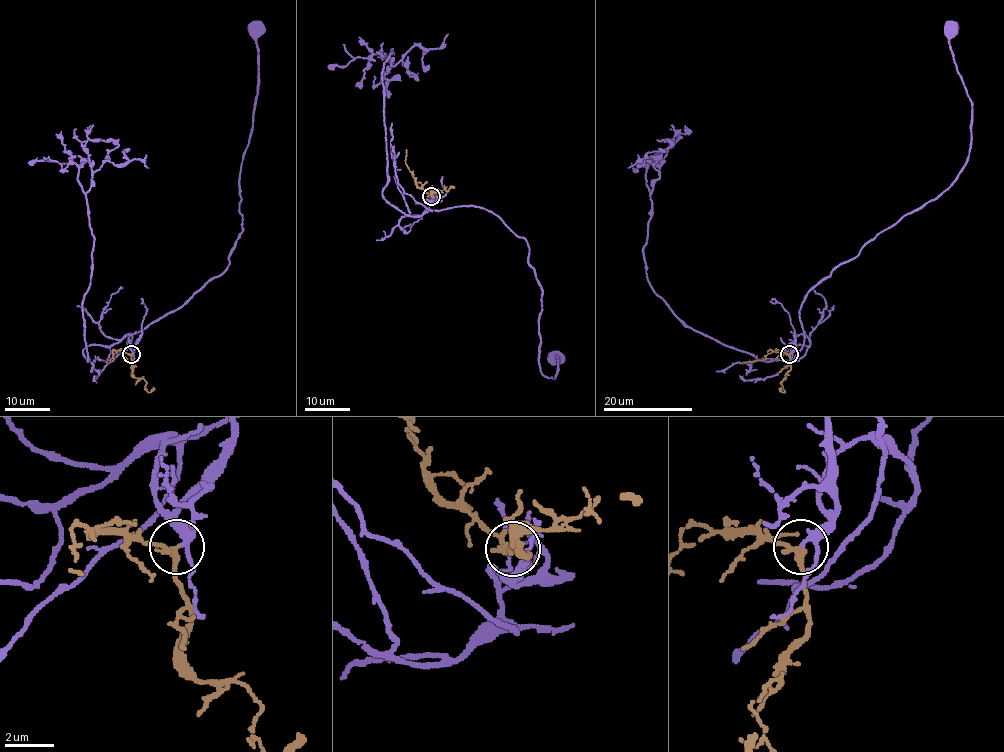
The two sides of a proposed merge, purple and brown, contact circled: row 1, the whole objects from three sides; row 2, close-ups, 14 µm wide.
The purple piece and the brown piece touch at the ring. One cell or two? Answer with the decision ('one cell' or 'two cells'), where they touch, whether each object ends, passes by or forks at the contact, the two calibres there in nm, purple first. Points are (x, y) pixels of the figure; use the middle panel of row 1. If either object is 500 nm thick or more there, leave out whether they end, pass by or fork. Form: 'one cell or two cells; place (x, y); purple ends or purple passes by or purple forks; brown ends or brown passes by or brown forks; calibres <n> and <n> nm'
one cell; place (431, 196); purple passes by; brown passes by; calibres 200 and 240 nm

